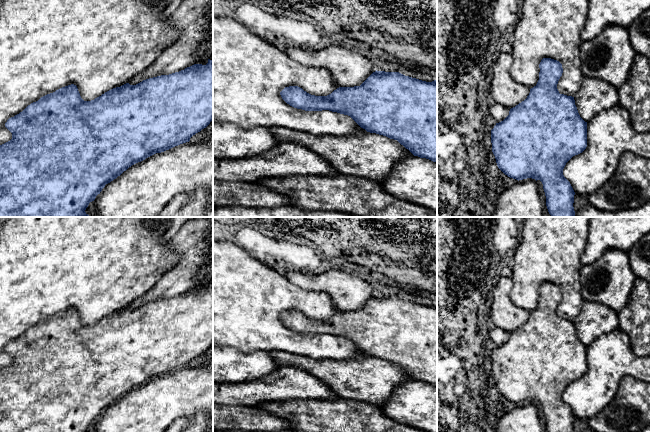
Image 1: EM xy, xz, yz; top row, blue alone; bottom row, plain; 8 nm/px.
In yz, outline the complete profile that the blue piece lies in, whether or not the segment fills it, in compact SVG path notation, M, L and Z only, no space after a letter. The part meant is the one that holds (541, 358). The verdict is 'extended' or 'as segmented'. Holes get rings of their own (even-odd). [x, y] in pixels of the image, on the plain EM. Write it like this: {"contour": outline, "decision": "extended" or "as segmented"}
{"contour": "M543 282L539 288L539 304L530 313L527 322L511 332L509 339L496 347L491 354L492 376L498 392L508 401L523 404L532 402L540 404L546 420L547 432L574 432L575 416L570 406L564 401L566 387L575 379L582 377L587 371L587 346L579 339L574 321L560 318L557 308L562 300L562 288L551 282Z", "decision": "as segmented"}

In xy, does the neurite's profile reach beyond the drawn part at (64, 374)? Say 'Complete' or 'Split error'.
Complete

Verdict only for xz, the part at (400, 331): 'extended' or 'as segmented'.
as segmented

